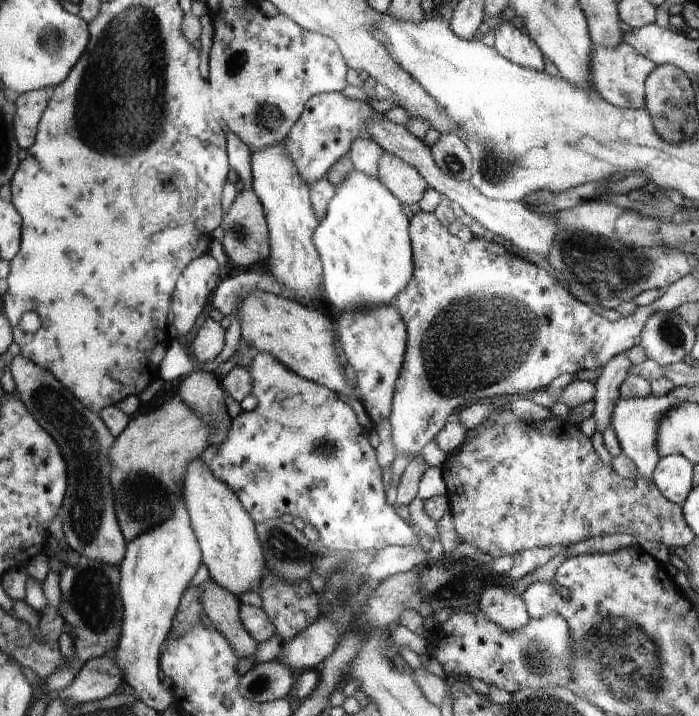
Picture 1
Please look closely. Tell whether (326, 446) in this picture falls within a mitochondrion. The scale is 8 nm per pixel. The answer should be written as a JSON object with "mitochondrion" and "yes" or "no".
{"mitochondrion":"yes"}

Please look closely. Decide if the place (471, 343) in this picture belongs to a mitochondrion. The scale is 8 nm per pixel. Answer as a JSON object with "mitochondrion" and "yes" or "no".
{"mitochondrion":"yes"}

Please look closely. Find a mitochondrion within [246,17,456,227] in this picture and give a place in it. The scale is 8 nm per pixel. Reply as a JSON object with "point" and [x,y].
{"point":[268,117]}

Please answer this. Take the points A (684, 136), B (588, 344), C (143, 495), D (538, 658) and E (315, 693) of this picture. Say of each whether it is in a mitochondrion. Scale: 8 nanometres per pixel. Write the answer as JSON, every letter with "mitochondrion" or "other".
{"A":"other","B":"other","C":"mitochondrion","D":"mitochondrion","E":"other"}

